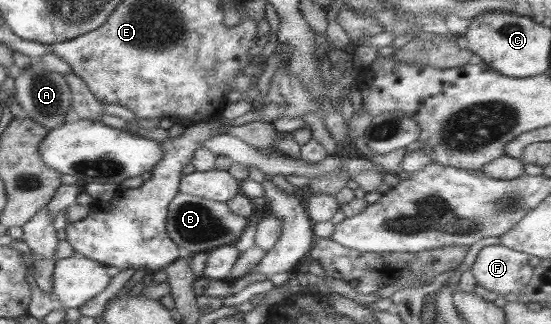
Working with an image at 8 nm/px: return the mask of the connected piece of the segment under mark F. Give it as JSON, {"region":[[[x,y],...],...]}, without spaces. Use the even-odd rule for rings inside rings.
{"region":[[[504,245],[483,246],[469,267],[476,285],[491,290],[497,297],[515,292],[532,274],[527,255]]]}

